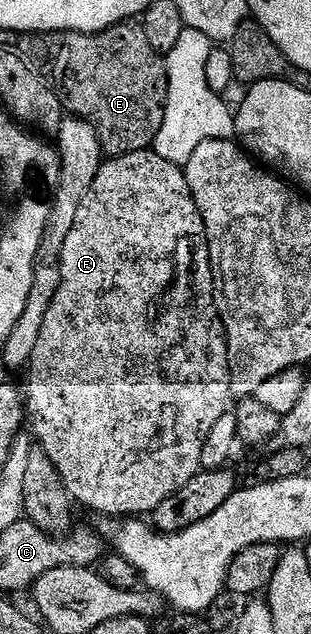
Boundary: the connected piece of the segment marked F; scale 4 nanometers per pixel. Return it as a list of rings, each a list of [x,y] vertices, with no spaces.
[[[152,148],[128,153],[122,157],[110,157],[102,164],[99,175],[95,175],[95,183],[91,183],[91,191],[87,191],[87,195],[83,195],[83,203],[79,203],[79,211],[75,211],[75,227],[71,227],[71,235],[67,235],[67,243],[63,243],[59,291],[47,311],[47,319],[43,319],[43,331],[39,331],[39,343],[35,343],[35,351],[31,355],[27,366],[28,373],[27,421],[31,429],[33,425],[34,434],[32,433],[32,436],[35,438],[35,441],[35,436],[37,436],[36,444],[43,451],[47,451],[47,455],[51,455],[51,463],[55,463],[55,467],[59,467],[59,475],[63,475],[63,483],[67,483],[67,491],[78,506],[86,505],[87,508],[94,509],[97,513],[106,513],[109,517],[117,517],[116,519],[129,519],[134,515],[149,515],[152,514],[154,509],[159,507],[159,503],[163,503],[163,499],[175,495],[184,485],[189,485],[194,481],[198,473],[202,472],[201,456],[205,450],[207,439],[211,435],[213,428],[219,423],[219,419],[226,416],[231,409],[229,343],[225,340],[225,328],[221,322],[220,315],[217,314],[217,297],[215,296],[215,286],[213,283],[213,264],[209,258],[209,240],[205,234],[203,215],[199,215],[191,187],[187,187],[187,179],[185,178],[185,171],[182,166],[163,159],[158,153],[153,152]]]

